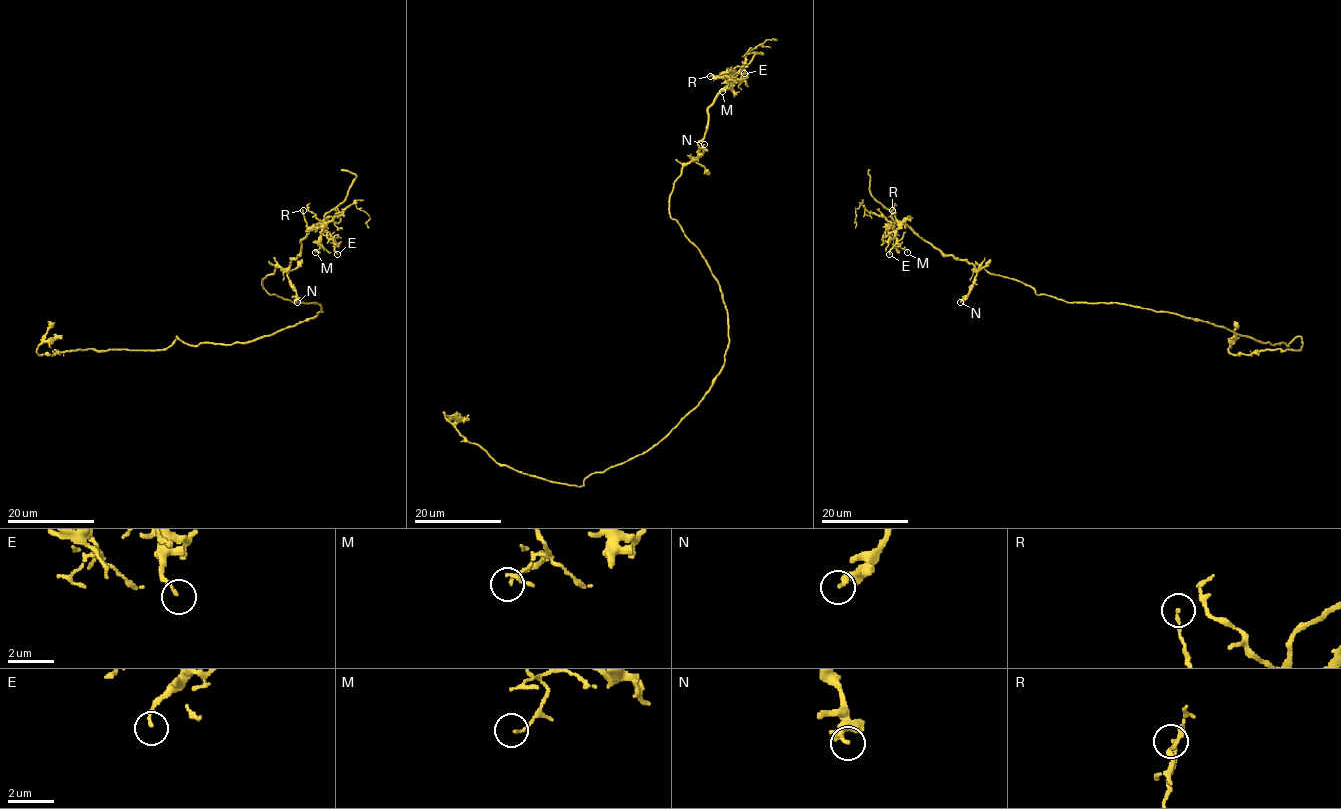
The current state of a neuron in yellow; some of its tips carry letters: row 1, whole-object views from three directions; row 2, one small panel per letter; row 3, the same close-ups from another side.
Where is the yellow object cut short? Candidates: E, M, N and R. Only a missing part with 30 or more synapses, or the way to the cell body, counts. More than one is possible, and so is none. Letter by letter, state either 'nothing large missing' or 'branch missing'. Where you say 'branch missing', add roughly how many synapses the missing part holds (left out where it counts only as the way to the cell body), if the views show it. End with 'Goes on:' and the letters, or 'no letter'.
E: nothing large missing
M: nothing large missing
N: nothing large missing
R: nothing large missing
Goes on: no letter

